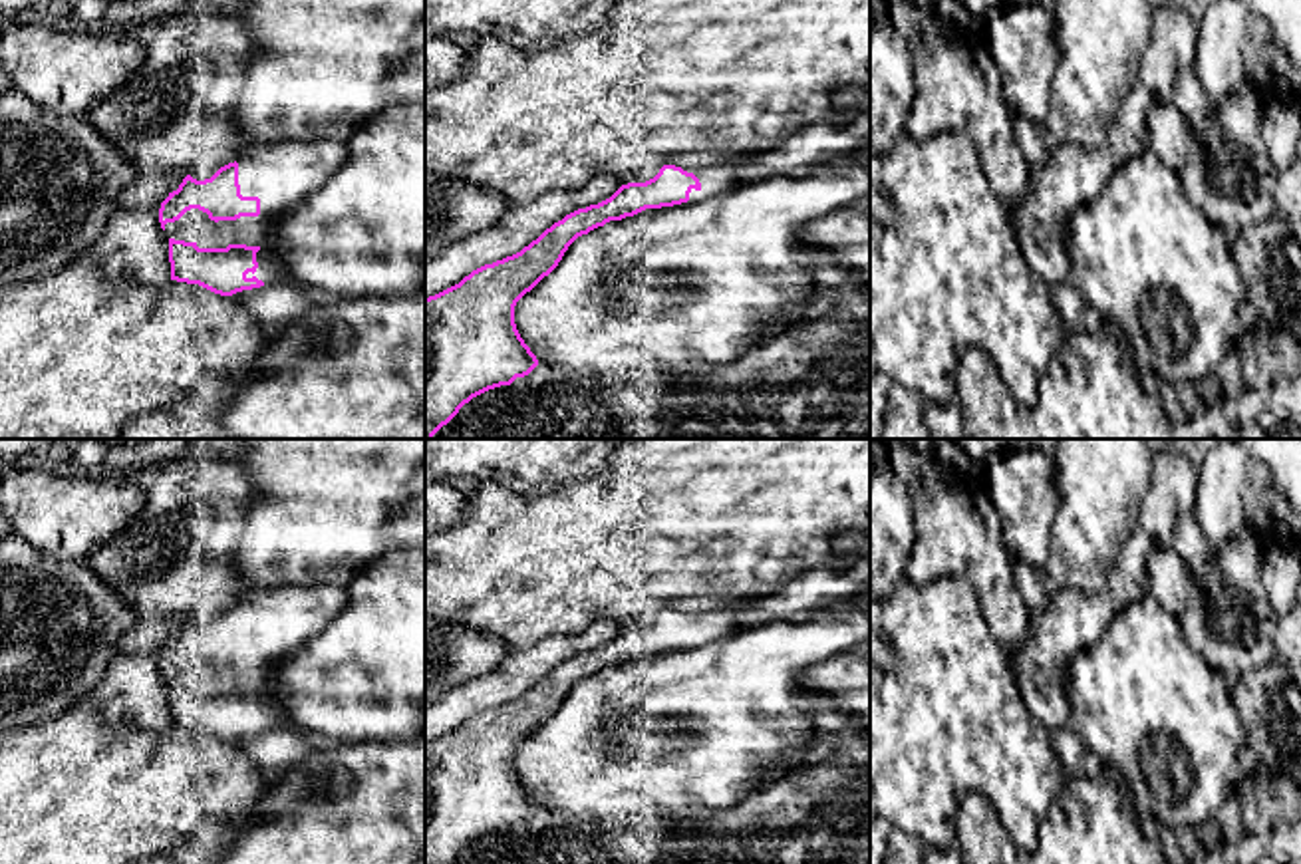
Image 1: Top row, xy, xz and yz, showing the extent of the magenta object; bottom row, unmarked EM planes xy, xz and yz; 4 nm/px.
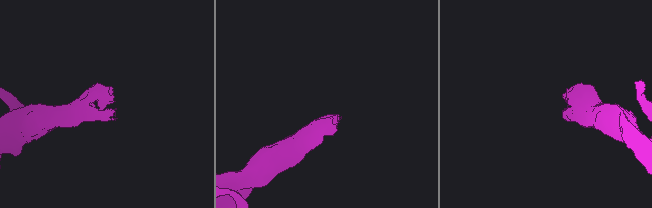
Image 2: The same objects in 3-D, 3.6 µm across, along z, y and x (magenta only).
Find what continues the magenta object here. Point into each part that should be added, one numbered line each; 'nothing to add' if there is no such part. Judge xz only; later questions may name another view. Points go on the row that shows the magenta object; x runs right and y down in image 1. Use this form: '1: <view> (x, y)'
1: xz (718, 177)

